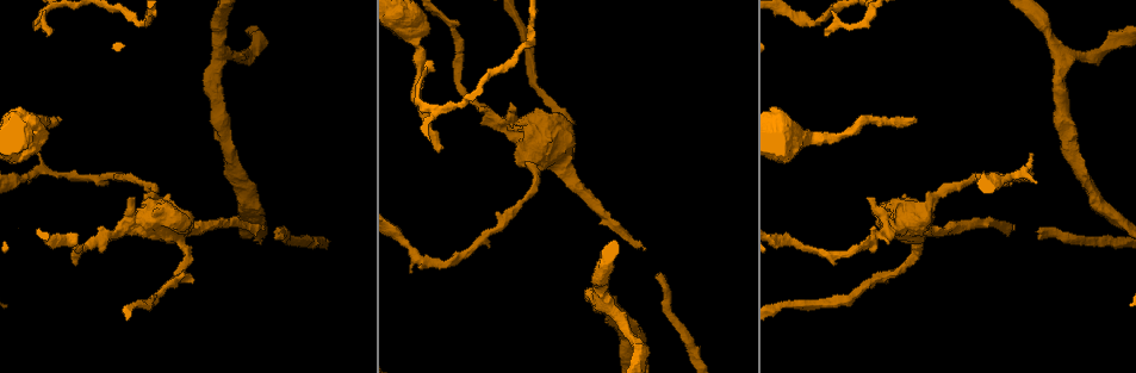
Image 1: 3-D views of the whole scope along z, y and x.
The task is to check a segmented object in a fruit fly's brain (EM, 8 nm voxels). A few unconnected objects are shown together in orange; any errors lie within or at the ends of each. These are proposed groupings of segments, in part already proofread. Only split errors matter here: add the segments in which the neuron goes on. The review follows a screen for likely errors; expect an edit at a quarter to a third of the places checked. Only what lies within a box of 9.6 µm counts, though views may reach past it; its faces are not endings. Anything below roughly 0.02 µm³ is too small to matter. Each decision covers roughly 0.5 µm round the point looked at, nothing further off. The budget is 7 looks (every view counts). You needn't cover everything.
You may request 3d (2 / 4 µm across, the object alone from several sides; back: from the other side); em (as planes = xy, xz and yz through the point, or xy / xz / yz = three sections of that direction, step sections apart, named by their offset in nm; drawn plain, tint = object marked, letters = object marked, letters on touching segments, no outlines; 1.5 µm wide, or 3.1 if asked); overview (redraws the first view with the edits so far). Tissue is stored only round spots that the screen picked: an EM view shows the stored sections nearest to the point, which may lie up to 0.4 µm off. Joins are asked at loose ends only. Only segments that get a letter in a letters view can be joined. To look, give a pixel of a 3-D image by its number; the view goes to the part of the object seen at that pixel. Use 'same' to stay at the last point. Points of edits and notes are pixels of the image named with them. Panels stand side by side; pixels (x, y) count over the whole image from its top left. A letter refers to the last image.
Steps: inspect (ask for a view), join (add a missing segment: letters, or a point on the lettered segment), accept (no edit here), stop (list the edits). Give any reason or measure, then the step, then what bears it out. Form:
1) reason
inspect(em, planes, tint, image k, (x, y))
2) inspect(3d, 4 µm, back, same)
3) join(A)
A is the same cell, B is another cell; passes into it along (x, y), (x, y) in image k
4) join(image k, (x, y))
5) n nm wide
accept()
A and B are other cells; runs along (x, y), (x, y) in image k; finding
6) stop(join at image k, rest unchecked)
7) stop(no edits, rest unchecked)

an open end
inspect(3d, 4 µm, image 1, (658, 275))

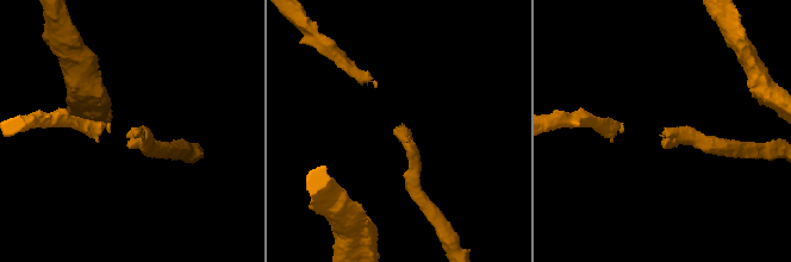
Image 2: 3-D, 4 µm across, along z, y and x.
need the tissue
inspect(em, yz, step 8, tint, image 2, (128, 146))

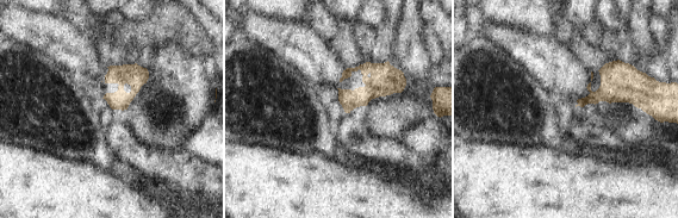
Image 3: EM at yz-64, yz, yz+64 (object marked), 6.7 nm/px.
what lies round it
inspect(em, yz, step 8, letters, same)

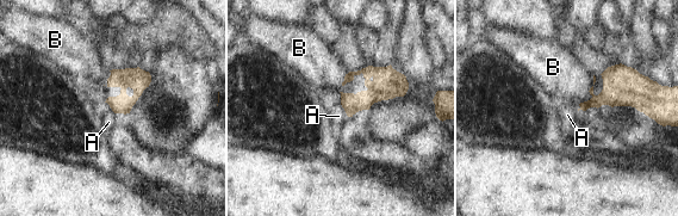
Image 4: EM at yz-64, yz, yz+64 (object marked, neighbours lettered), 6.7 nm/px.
accept()
A and B are other cells; border along (341, 104), (348, 117) in image 4; none of them fits

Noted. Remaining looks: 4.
long arm stops here
inspect(3d, 4 µm, image 1, (916, 121))

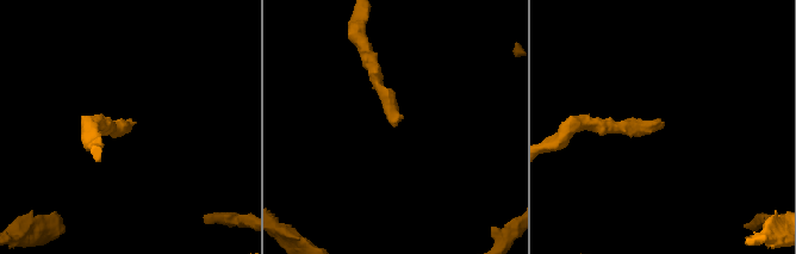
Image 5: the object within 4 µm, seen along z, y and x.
now the EM
inspect(em, xz, step 4, tint, image 5, (131, 126))

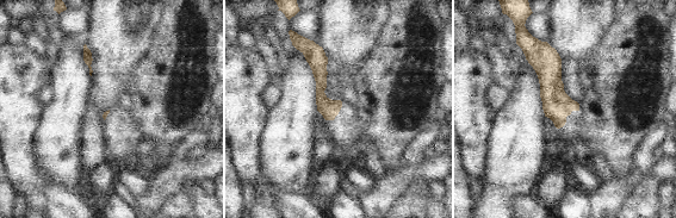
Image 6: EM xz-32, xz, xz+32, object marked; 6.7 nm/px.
another direction
inspect(em, planes, letters, same)

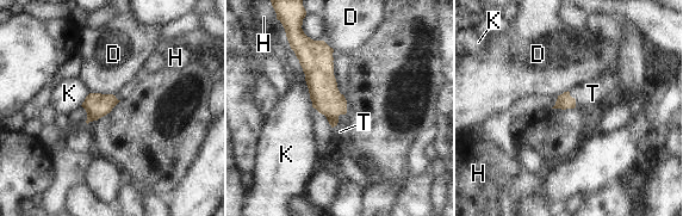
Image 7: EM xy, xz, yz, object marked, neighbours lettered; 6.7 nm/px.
join(image 7, (340, 131))
T is the same cell, D, H and K are other cells; it goes on there

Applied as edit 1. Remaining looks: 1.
stop(join at image 7, rest unchecked)

